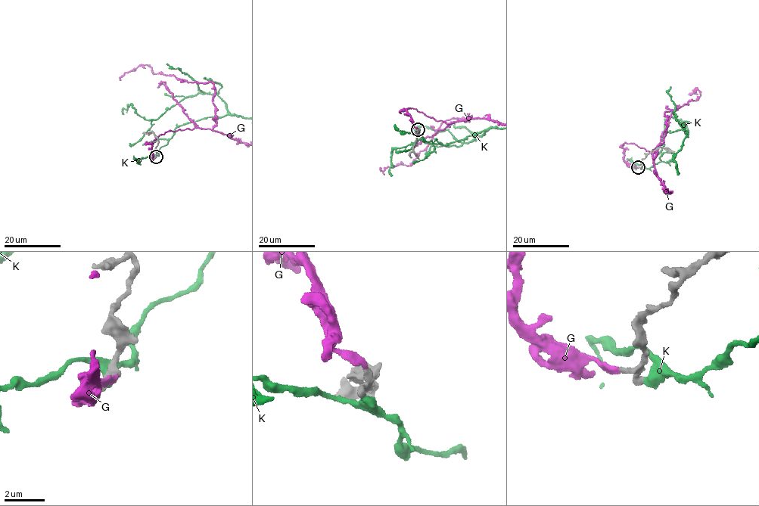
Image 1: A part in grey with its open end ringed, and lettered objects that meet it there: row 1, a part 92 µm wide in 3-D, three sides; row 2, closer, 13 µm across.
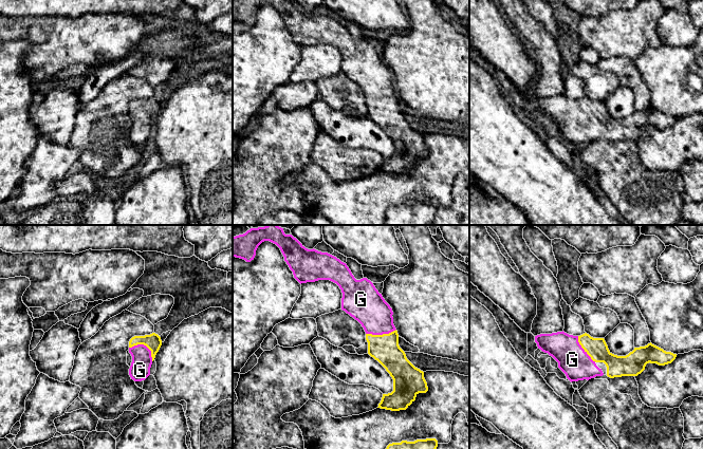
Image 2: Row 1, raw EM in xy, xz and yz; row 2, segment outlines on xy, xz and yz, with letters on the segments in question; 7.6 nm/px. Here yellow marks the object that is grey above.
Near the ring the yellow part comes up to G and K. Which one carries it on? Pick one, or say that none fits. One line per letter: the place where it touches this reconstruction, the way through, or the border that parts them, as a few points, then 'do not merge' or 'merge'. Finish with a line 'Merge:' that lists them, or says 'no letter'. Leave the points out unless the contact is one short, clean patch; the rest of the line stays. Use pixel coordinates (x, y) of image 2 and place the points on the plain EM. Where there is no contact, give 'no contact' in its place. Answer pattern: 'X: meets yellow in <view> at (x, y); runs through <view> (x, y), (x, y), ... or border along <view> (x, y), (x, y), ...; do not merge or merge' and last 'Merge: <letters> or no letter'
G: meets yellow in xy at (145, 108); runs through xy (152, 105), (145, 108), (140, 133); merge
K: no contact; do not merge
Merge: G

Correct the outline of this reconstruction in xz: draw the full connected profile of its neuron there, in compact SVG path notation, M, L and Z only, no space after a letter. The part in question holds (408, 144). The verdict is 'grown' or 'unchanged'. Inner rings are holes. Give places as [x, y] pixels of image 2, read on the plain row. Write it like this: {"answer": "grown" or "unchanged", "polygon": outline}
{"answer": "grown", "polygon": "M233 0L233 20L251 25L256 19L258 10L264 4L270 4L280 12L284 24L300 48L330 43L339 50L343 56L341 73L362 88L366 95L368 117L377 124L393 143L393 154L383 157L377 171L391 174L406 173L419 156L428 154L424 135L407 123L405 115L399 109L399 97L393 88L392 72L370 43L367 41L356 43L346 26L328 16L306 12L294 0Z"}

